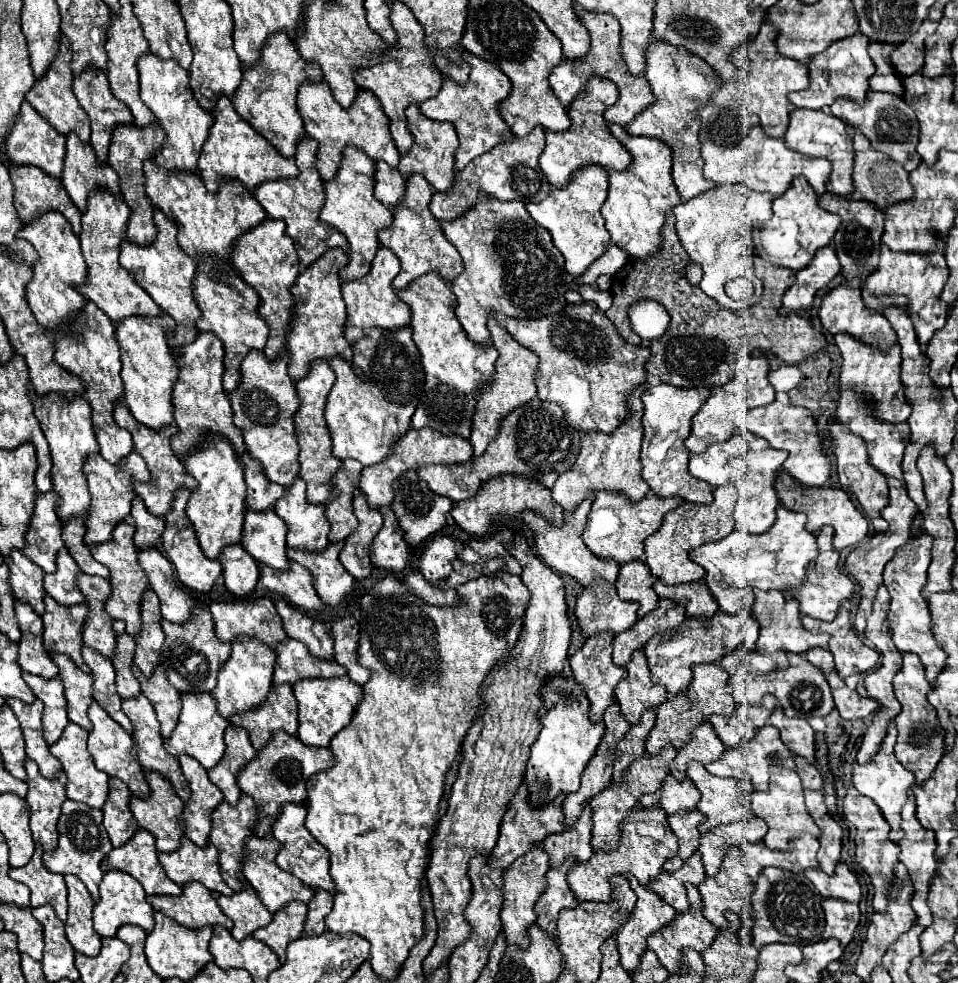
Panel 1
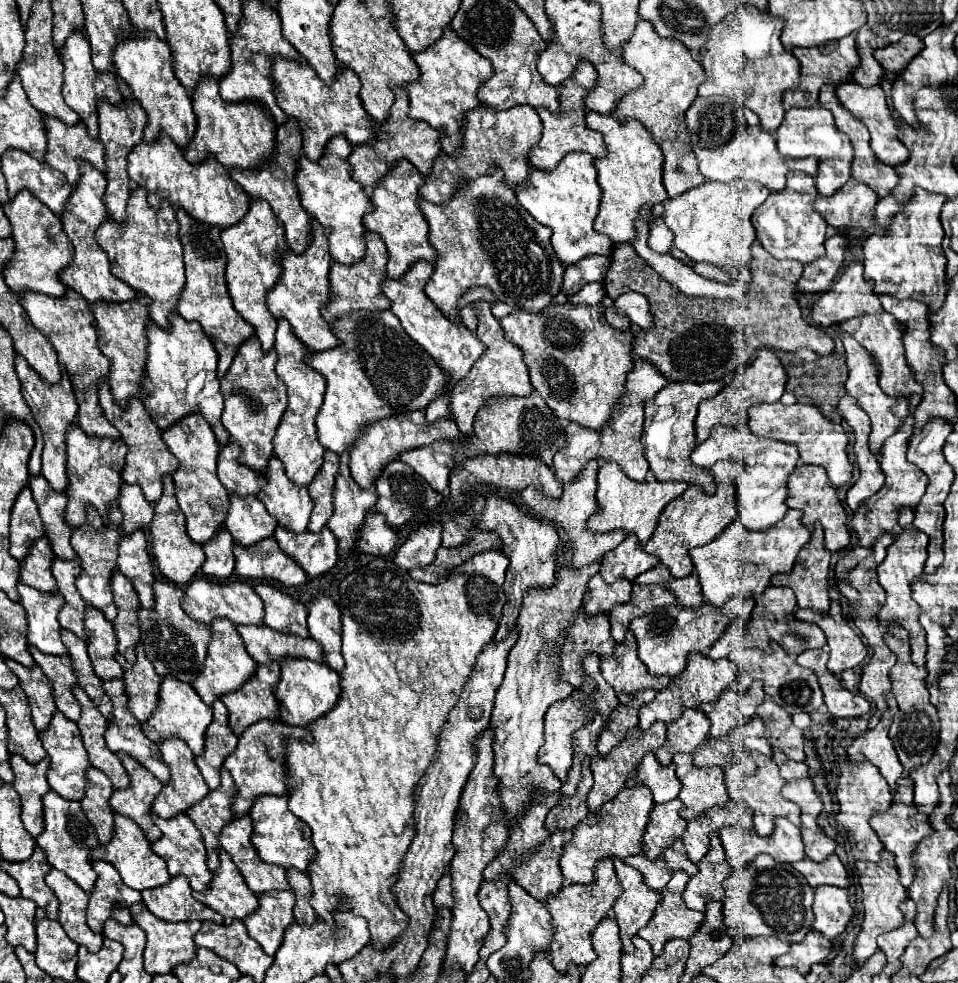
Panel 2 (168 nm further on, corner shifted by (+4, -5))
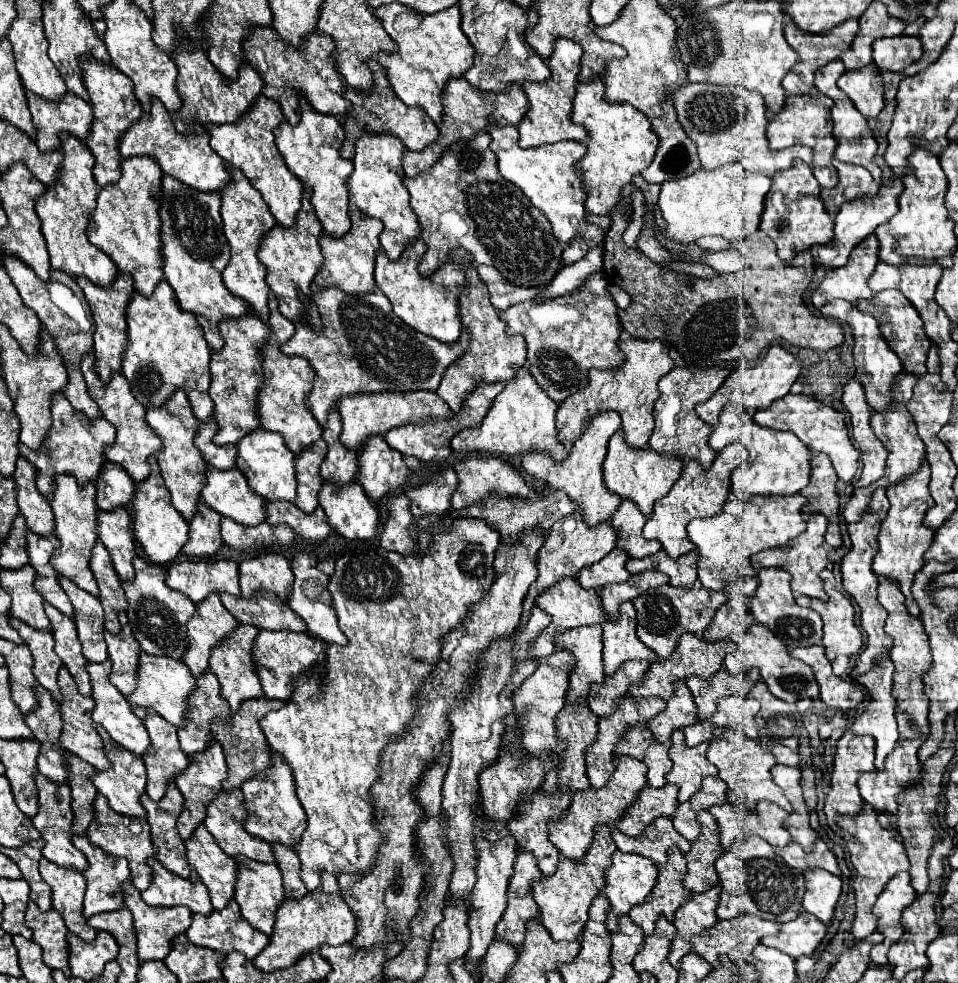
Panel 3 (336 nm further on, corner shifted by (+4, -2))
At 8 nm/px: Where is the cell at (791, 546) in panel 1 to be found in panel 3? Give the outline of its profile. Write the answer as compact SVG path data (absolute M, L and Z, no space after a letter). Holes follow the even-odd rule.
M730 494L730 498L724 504L724 510L712 518L696 518L688 526L688 540L696 546L698 552L698 580L706 590L724 590L732 582L736 582L740 576L754 578L756 570L750 566L750 556L768 550L768 548L782 548L788 546L790 540L802 534L806 530L806 522L802 516L806 500L800 494L794 494L790 498L752 498L750 502L742 502Z

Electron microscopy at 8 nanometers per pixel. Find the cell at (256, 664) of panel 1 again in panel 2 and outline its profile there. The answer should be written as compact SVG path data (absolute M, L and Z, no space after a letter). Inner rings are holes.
M226 617L214 621L214 625L210 625L210 635L212 637L210 637L204 669L202 669L202 673L198 673L198 677L192 683L196 693L200 695L200 699L206 705L212 705L214 699L220 697L222 693L236 691L242 685L242 681L248 681L248 677L256 671L256 661L248 655L244 641L240 639L232 621L226 621Z

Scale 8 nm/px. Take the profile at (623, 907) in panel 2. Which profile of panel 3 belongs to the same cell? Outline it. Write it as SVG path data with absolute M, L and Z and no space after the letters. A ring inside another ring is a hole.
M616 850L616 854L612 856L612 866L606 870L606 888L604 888L604 894L612 906L608 912L608 920L606 920L606 928L610 932L618 932L618 918L628 914L630 908L646 900L646 896L652 892L656 884L656 878L658 878L658 870L648 858L642 858L638 854L624 854Z

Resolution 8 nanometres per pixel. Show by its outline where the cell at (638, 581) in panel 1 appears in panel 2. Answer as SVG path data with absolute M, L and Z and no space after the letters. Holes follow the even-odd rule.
M626 537L622 545L618 545L618 549L612 549L610 553L606 553L606 557L602 557L600 575L606 583L614 583L618 577L634 581L636 575L656 567L658 563L660 561L654 555L644 553L642 545L638 545L634 537Z

